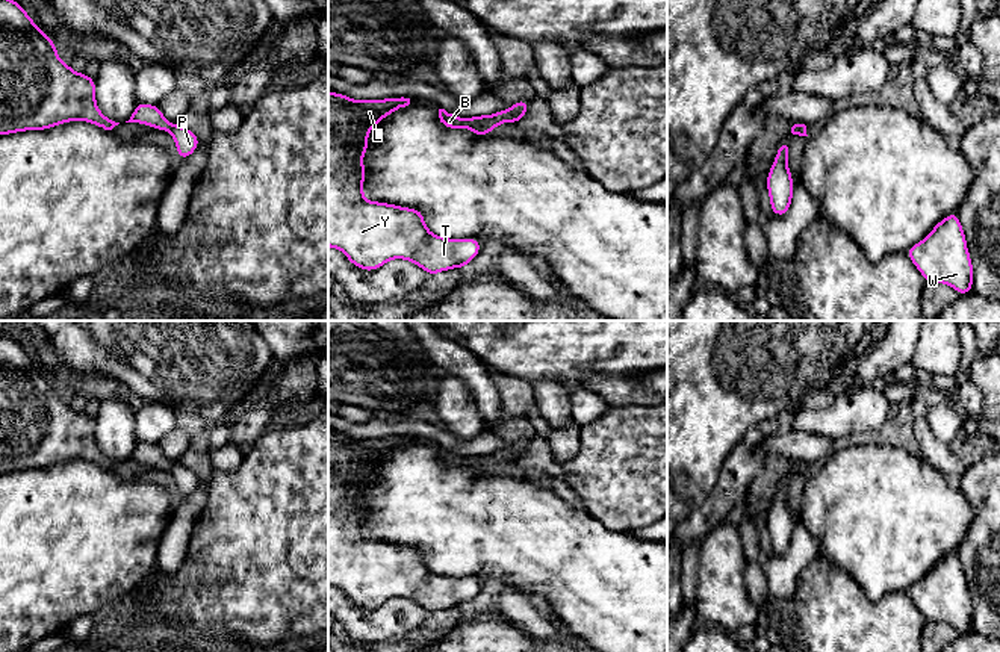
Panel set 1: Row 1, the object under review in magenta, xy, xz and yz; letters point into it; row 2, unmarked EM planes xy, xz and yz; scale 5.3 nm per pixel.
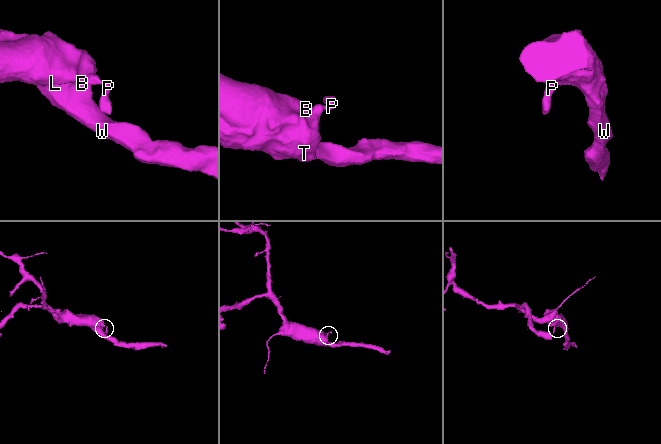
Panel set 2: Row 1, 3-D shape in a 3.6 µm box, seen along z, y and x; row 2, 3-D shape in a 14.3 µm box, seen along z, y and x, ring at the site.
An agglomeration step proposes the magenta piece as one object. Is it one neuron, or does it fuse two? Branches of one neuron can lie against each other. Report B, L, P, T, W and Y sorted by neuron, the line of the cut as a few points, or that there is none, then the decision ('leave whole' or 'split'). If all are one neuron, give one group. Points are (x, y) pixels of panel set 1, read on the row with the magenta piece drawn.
B L P T W Y | no cut | leave whole

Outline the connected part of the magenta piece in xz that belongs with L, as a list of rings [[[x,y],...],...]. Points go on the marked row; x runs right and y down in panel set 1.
[[[328,91],[328,247],[340,250],[363,271],[375,271],[393,259],[413,262],[431,277],[472,262],[481,244],[475,238],[449,239],[433,234],[424,212],[363,197],[363,154],[369,148],[368,133],[378,121],[410,104],[410,98],[352,100]]]

